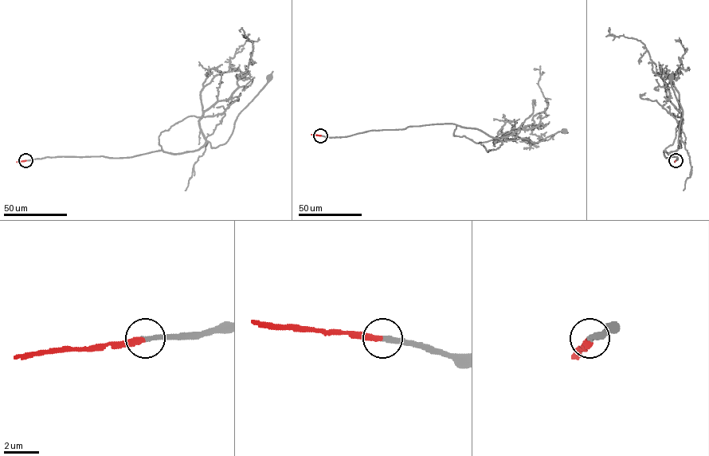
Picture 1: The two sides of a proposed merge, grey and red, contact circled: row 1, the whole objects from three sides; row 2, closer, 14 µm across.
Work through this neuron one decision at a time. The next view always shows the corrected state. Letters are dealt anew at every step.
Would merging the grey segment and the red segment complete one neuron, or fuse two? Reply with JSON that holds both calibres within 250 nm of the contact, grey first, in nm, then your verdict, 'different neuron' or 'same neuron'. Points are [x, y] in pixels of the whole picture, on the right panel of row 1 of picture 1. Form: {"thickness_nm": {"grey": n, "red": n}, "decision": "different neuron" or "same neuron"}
{"thickness_nm": {"grey": 300, "red": 280}, "decision": "same neuron"}

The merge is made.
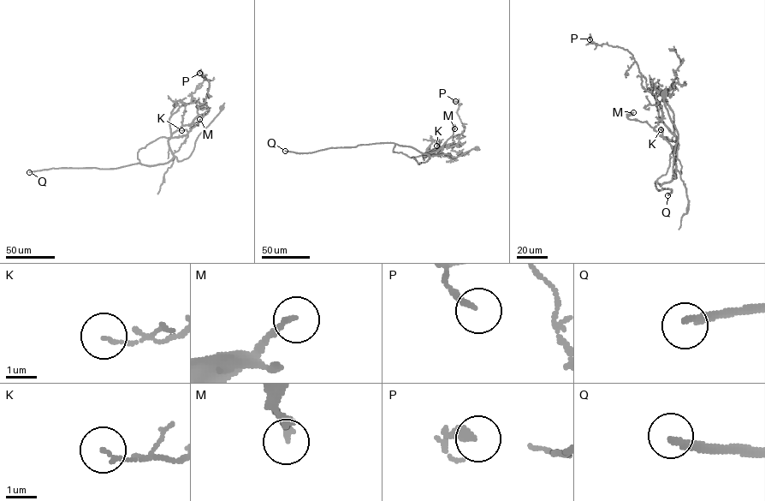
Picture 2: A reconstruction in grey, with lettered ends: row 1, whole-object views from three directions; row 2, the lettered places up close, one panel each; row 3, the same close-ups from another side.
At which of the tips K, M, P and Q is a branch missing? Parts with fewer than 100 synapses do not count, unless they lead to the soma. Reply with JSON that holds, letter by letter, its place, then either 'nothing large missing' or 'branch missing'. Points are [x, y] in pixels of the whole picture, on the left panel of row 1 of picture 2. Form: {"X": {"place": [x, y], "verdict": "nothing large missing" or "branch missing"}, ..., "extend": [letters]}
{"K": {"place": [181, 130], "verdict": "nothing large missing"}, "M": {"place": [199, 119], "verdict": "nothing large missing"}, "P": {"place": [199, 73], "verdict": "nothing large missing"}, "Q": {"place": [29, 172], "verdict": "branch missing"}, "extend": ["Q"]}

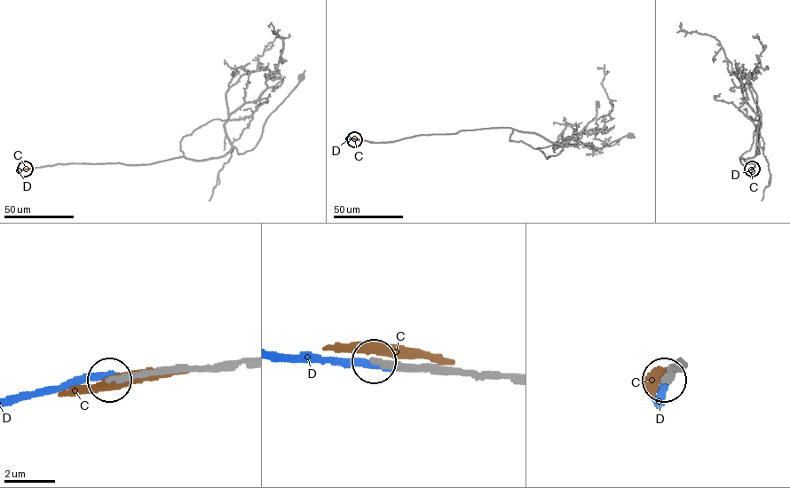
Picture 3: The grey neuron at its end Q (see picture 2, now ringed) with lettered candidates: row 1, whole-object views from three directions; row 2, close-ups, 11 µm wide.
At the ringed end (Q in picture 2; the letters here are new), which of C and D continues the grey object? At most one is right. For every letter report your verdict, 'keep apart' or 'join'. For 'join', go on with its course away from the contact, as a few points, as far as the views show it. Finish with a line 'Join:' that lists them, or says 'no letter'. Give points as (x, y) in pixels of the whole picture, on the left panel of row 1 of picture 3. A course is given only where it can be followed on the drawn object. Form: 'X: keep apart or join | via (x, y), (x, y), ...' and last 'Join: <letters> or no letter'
C: keep apart
D: keep apart
Join: no letter

